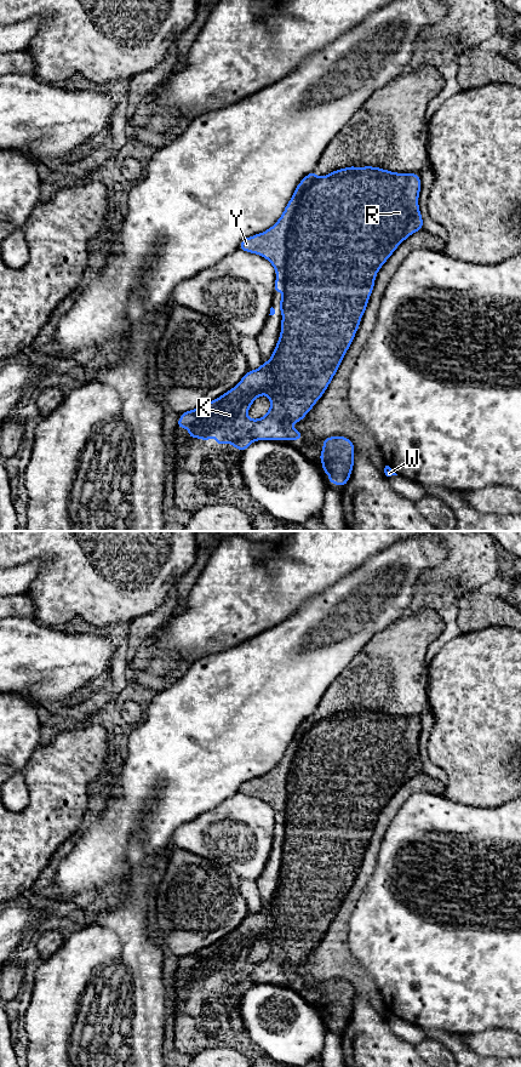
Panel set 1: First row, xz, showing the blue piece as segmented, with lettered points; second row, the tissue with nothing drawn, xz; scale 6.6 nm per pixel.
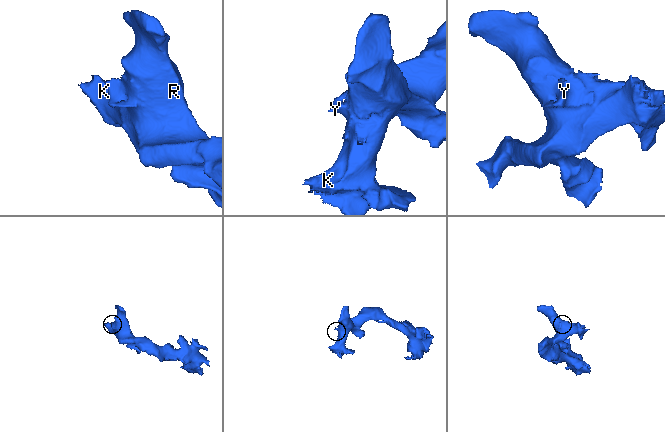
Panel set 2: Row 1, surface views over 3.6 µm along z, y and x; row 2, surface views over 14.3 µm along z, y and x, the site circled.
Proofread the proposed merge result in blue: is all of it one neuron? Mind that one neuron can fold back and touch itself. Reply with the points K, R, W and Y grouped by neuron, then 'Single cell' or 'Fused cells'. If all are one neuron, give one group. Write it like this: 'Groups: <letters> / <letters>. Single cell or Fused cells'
Groups: K R W / Y. Fused cells

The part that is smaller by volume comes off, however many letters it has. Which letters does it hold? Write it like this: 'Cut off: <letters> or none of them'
Cut off: Y

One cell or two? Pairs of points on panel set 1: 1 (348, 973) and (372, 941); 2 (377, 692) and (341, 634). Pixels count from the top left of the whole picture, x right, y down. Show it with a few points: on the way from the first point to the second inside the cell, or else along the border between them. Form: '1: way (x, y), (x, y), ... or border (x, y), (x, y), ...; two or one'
1: border (349, 933), (348, 948), (351, 957), (374, 982); two
2: border (373, 635), (336, 678); two

